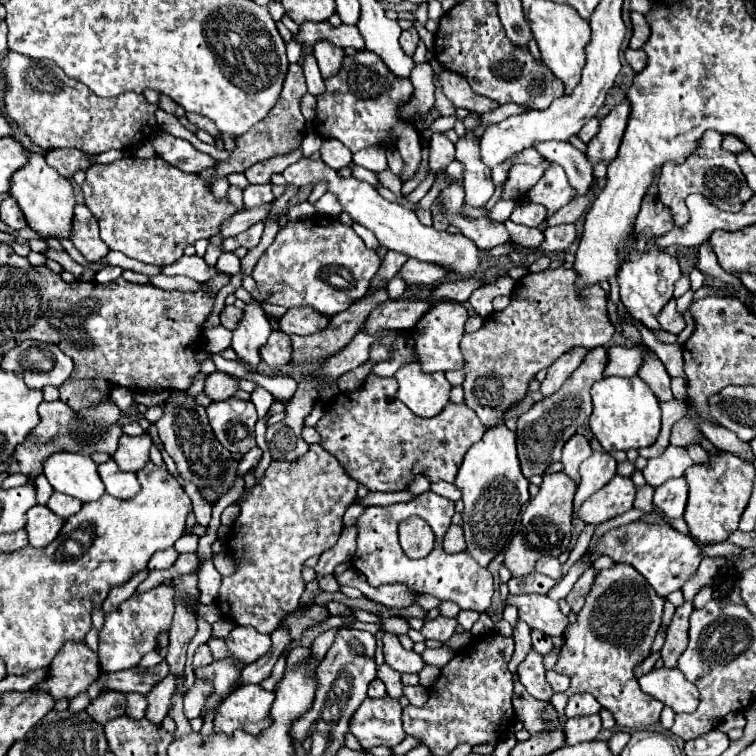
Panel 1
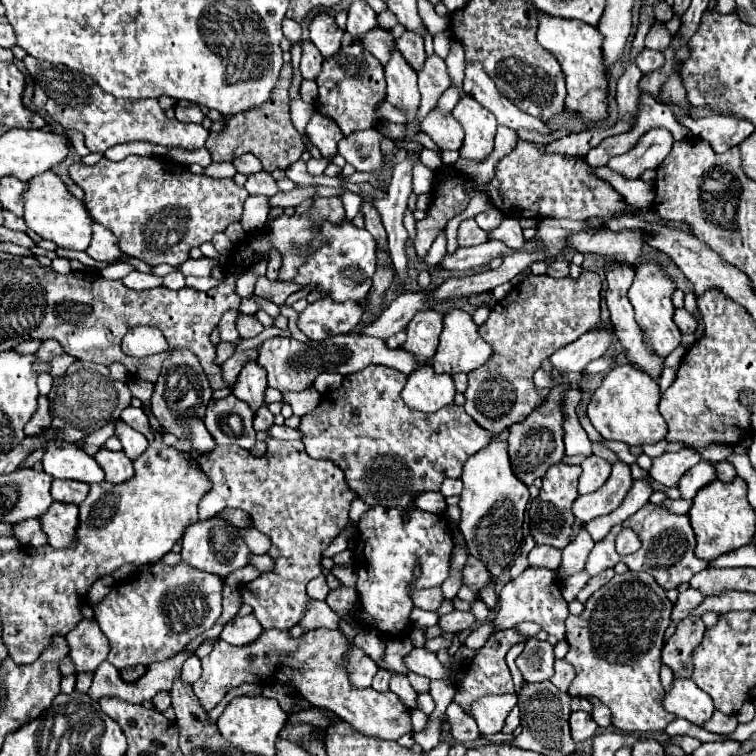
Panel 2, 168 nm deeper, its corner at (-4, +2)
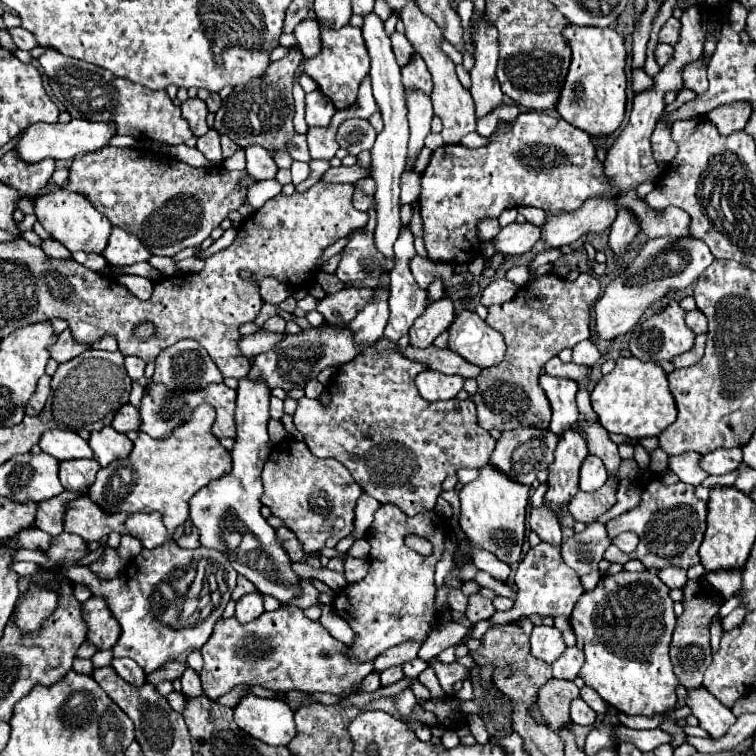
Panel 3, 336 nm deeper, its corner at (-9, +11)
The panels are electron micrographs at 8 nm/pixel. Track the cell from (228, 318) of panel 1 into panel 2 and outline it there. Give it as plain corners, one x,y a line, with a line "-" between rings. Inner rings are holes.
240,314
236,320
236,330
240,332
242,338
254,338
264,330
264,326
250,314

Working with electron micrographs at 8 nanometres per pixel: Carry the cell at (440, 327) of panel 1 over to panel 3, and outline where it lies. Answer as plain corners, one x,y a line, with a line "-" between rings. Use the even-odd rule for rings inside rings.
461,311
449,327
449,349
477,367
493,367
505,357
505,341
477,313

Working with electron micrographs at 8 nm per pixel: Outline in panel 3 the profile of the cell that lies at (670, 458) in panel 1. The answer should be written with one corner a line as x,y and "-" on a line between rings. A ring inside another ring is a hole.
681,453
681,455
675,455
675,457
669,457
669,469
685,483
691,483
695,487
699,487
707,477
709,473
705,473
699,465
701,461
701,455
699,453

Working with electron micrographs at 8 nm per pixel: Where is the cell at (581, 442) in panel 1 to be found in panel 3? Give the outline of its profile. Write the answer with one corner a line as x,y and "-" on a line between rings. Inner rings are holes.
543,373
539,377
539,385
545,391
545,395
551,403
551,411
553,411
553,419
551,419
549,429
555,435
561,435
565,429
573,427
579,417
579,411
575,405
577,383
573,379
553,377
553,375

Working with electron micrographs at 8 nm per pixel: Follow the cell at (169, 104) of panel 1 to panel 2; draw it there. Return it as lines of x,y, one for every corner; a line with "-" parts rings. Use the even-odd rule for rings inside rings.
176,106
176,120
180,122
196,122
196,124
202,124
204,120
204,114
200,112
198,106

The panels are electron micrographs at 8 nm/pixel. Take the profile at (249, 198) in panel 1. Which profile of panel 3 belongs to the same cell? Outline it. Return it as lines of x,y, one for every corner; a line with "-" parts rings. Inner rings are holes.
249,145
249,149
245,149
245,155
247,155
247,173
251,177
255,177
257,181
275,177
277,165
273,163
267,149
263,149
259,145

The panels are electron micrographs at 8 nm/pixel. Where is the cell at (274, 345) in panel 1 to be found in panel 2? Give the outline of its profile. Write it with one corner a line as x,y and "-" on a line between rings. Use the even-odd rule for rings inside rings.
338,334
338,336
330,336
328,340
322,340
322,344
320,342
302,344
294,338
282,338
282,336
270,338
260,346
258,362
268,372
268,386
276,388
280,392
304,390
306,386
312,384
312,380
320,372
336,372
336,374
346,376
346,374
364,370
370,364
384,364
384,366
392,366
404,374
410,374
420,366
412,358
412,354
408,354
406,350
400,350
400,348
390,350
380,338
362,336
362,334

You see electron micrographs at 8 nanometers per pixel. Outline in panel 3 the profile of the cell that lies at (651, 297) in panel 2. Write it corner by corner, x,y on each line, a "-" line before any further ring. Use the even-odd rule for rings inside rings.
673,301
667,309
643,321
643,325
639,325
639,329
635,329
629,339
631,355
641,361
663,361
663,359
671,361
677,355
689,351
693,345
695,345
695,333
685,325
685,311
677,305
677,301

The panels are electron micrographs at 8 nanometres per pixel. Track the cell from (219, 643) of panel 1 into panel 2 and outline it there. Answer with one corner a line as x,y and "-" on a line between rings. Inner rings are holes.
316,628
300,638
290,638
288,630
264,630
262,636
248,646
232,646
218,640
208,658
202,658
202,676
194,682
194,692
204,710
212,710
230,688
236,688
244,682
254,684
292,684
310,704
332,710
336,716
354,726
354,730
382,738
398,740
400,736
412,732
410,712
404,702
394,692
376,692
372,688
358,690
348,682
348,676
342,668
348,642
338,630

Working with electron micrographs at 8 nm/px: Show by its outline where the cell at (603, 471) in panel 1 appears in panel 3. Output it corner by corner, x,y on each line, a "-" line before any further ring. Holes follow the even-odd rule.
589,455
585,461
583,461
583,467
581,467
581,477
579,477
579,489
585,491
585,493
593,493
597,489
601,489
607,481
607,471
605,471
605,465
599,457
593,457

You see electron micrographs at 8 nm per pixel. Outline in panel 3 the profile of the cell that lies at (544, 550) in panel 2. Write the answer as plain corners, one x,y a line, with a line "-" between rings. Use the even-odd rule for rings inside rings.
547,505
531,507
531,511
529,511
529,525
541,537
541,541
547,541
551,545
561,545
559,519

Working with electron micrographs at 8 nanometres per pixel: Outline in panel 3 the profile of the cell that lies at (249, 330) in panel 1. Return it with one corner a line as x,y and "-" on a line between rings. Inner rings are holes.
249,377
239,379
237,407
235,407
235,429
237,429
237,437
235,437
235,445
231,449
233,469
223,479
213,481
211,485
207,485
205,489
201,489
199,493
195,493
191,497
191,501
189,501
189,517
191,517
191,523
197,525
197,529
201,531
201,545
225,553
229,557
233,569
239,575
243,575
245,579
249,579
257,587
259,593
271,595
281,605
287,605
291,601
291,597
299,597
299,581
301,579
291,569
291,559
287,557
285,549
277,541
277,531
261,515
261,495
263,495
261,469
263,469
267,457
271,455
271,441
267,437
269,397
271,397
271,391
267,389
267,385
263,381
251,381
-
223,535
231,535
233,537
233,543
225,541

